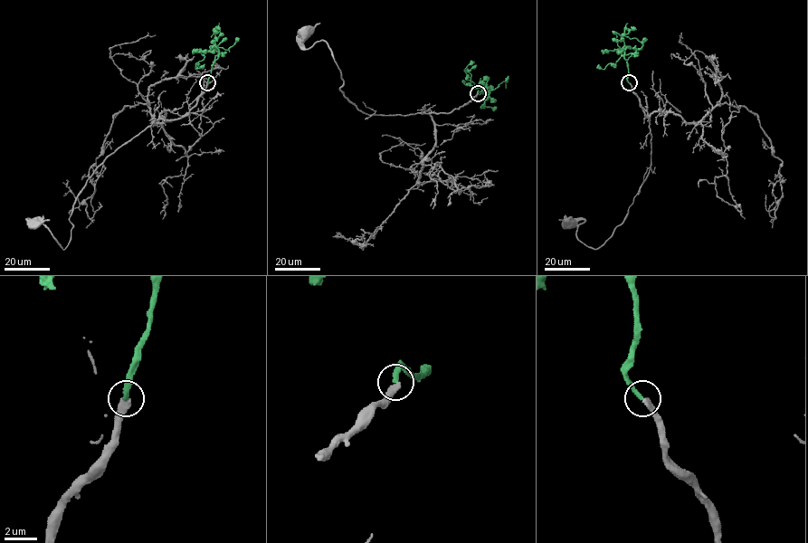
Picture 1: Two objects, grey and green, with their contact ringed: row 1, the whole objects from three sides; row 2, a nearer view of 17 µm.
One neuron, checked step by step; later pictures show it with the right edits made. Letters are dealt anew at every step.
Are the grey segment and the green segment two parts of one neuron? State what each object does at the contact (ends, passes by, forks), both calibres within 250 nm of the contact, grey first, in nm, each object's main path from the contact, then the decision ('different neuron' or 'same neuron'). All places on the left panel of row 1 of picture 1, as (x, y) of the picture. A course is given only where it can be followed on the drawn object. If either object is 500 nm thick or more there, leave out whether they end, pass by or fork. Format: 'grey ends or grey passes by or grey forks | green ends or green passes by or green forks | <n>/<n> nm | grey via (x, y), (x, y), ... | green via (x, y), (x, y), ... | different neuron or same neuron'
grey ends | green ends | 400/300 nm | grey via (207, 82), (186, 115), (156, 119), (98, 167), (76, 198), (64, 249), (34, 220), (34, 226) | green via (207, 82), (212, 65), (218, 56), (216, 47), (205, 52), (204, 58), (194, 67), (201, 68), (204, 63) | different neuron

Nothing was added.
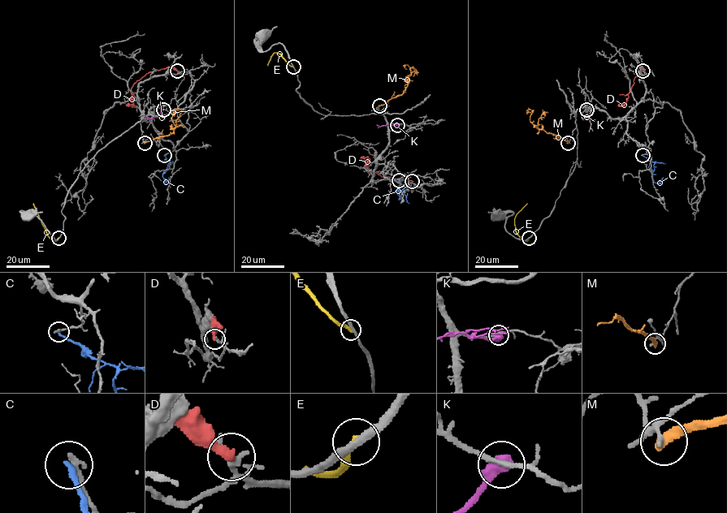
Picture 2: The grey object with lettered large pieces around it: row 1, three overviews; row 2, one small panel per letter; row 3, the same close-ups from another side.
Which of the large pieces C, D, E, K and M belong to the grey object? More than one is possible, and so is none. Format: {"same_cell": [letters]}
{"same_cell": []}

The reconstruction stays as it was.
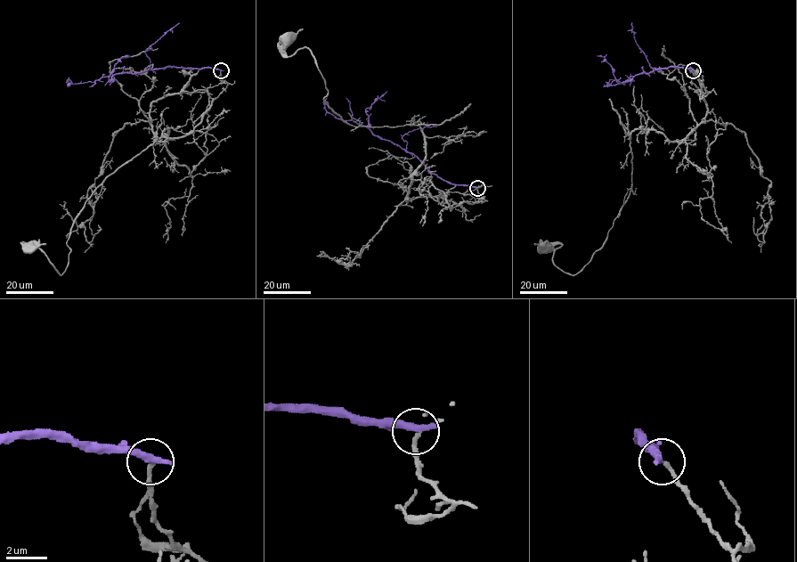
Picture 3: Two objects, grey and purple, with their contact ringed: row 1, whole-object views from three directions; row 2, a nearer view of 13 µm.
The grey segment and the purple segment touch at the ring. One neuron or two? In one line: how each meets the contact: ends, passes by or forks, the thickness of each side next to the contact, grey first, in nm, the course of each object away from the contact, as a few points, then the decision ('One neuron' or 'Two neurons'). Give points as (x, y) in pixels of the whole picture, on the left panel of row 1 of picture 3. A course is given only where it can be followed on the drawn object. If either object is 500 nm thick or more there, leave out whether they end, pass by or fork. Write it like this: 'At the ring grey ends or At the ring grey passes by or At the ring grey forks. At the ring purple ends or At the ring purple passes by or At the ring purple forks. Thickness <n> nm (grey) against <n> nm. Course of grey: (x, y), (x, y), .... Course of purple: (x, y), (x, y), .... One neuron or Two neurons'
At the ring grey ends. At the ring purple ends. Thickness 200 nm (grey) against 440 nm. Course of grey: (221, 70), (215, 98), (152, 103), (154, 138), (168, 133), (86, 201), (61, 274), (29, 250). Course of purple: (221, 70), (165, 67), (134, 73), (118, 73), (93, 82), (73, 84), (70, 80), (69, 85). Two neurons

